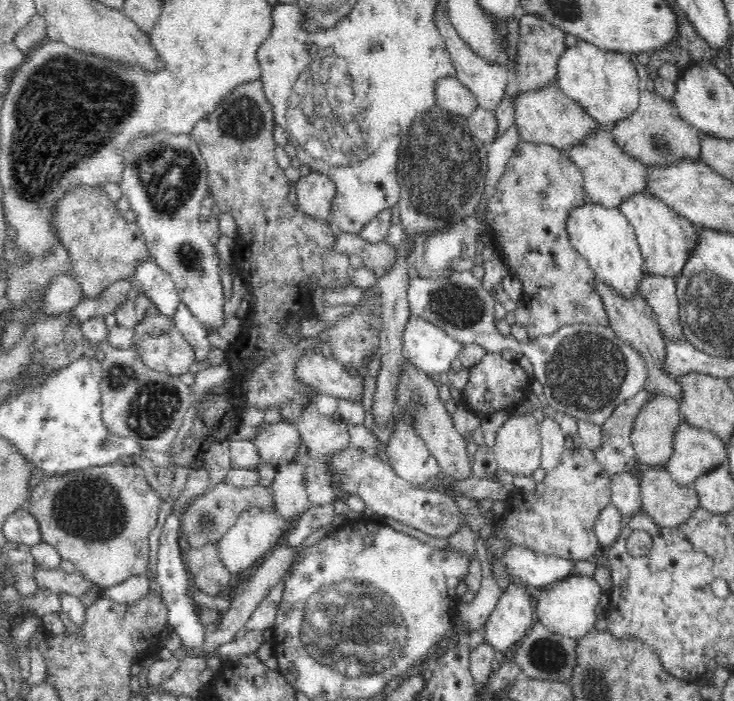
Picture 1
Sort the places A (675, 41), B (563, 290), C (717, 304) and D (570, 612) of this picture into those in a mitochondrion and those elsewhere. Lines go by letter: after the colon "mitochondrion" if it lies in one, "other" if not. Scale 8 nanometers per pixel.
A: other
B: other
C: mitochondrion
D: other

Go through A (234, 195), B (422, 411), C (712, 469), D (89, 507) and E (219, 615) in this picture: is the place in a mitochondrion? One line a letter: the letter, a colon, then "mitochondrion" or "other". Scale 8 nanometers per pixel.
A: other
B: mitochondrion
C: other
D: mitochondrion
E: other

